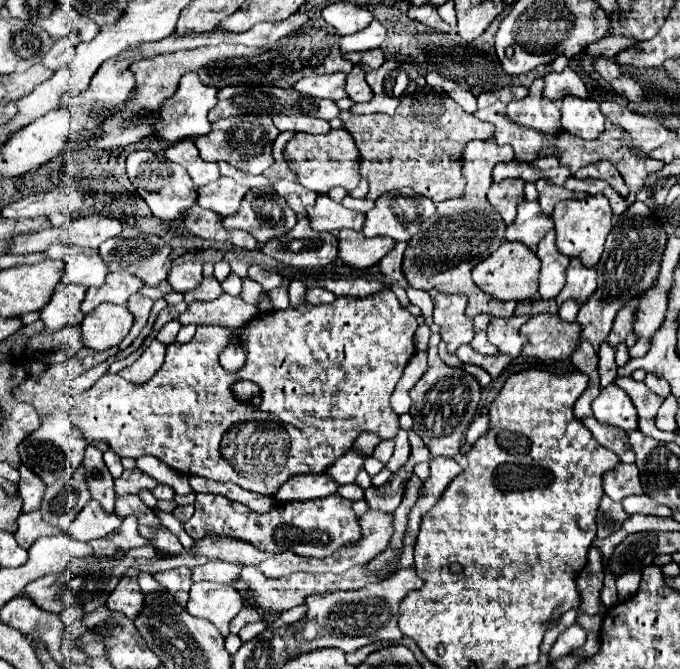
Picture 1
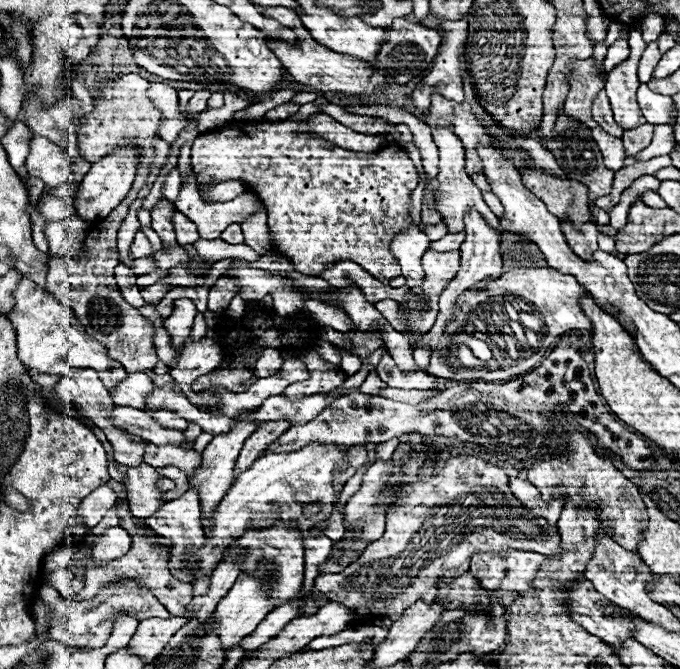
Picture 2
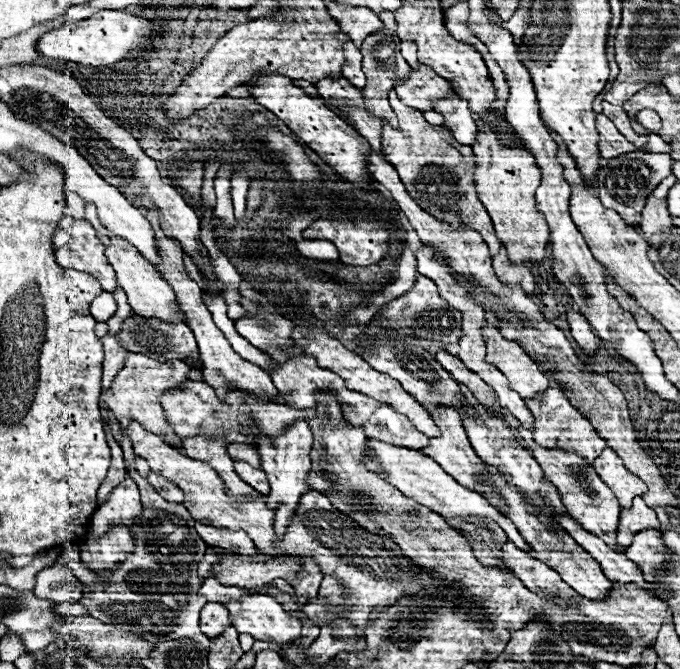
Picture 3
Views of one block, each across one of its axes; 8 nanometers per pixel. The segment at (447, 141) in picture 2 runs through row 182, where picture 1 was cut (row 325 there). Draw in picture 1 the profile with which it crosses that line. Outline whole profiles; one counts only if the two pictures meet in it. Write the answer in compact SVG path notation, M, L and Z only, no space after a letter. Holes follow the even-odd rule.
M430 290L434 300L434 322L440 326L440 336L448 346L448 352L456 352L458 346L468 344L474 338L474 322L464 314L466 296L442 294Z

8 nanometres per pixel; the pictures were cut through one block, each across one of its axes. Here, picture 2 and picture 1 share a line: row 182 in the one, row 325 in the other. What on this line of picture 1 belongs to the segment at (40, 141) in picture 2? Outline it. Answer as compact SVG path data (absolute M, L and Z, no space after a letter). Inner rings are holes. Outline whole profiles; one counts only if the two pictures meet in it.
M68 284L64 290L54 292L50 302L40 310L40 320L44 322L44 328L52 332L60 330L66 324L80 324L84 318L80 304L86 296L86 290L88 288L82 288L80 284Z

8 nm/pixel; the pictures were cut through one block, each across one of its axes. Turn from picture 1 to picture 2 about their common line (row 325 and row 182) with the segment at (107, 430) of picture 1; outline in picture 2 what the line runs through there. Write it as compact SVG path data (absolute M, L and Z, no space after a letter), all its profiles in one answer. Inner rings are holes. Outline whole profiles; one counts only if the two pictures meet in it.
M282 120L282 122L272 122L272 124L256 124L256 122L232 122L228 126L222 126L222 130L216 130L216 132L210 132L210 134L202 134L198 136L198 140L194 140L192 144L192 166L194 166L194 172L196 176L200 176L198 180L200 182L220 182L220 180L242 180L246 182L250 188L254 188L254 192L262 198L264 206L266 206L266 212L268 212L268 226L270 226L270 234L274 238L274 250L286 254L288 258L292 258L296 270L304 270L304 274L308 276L314 276L318 272L322 272L326 266L334 264L334 262L340 262L340 260L352 260L356 264L360 264L366 272L370 272L376 280L388 284L390 278L394 276L400 276L400 266L398 262L394 260L392 252L390 252L390 240L402 230L402 228L408 228L410 222L408 222L408 200L410 200L410 194L412 190L418 186L418 172L412 164L412 160L406 156L404 150L400 150L400 144L390 144L390 146L384 146L376 152L352 152L352 150L342 150L338 148L336 144L324 140L324 138L316 138L316 136L310 136L306 134L308 132L308 124L306 120L296 124L296 122L290 122L290 120Z

